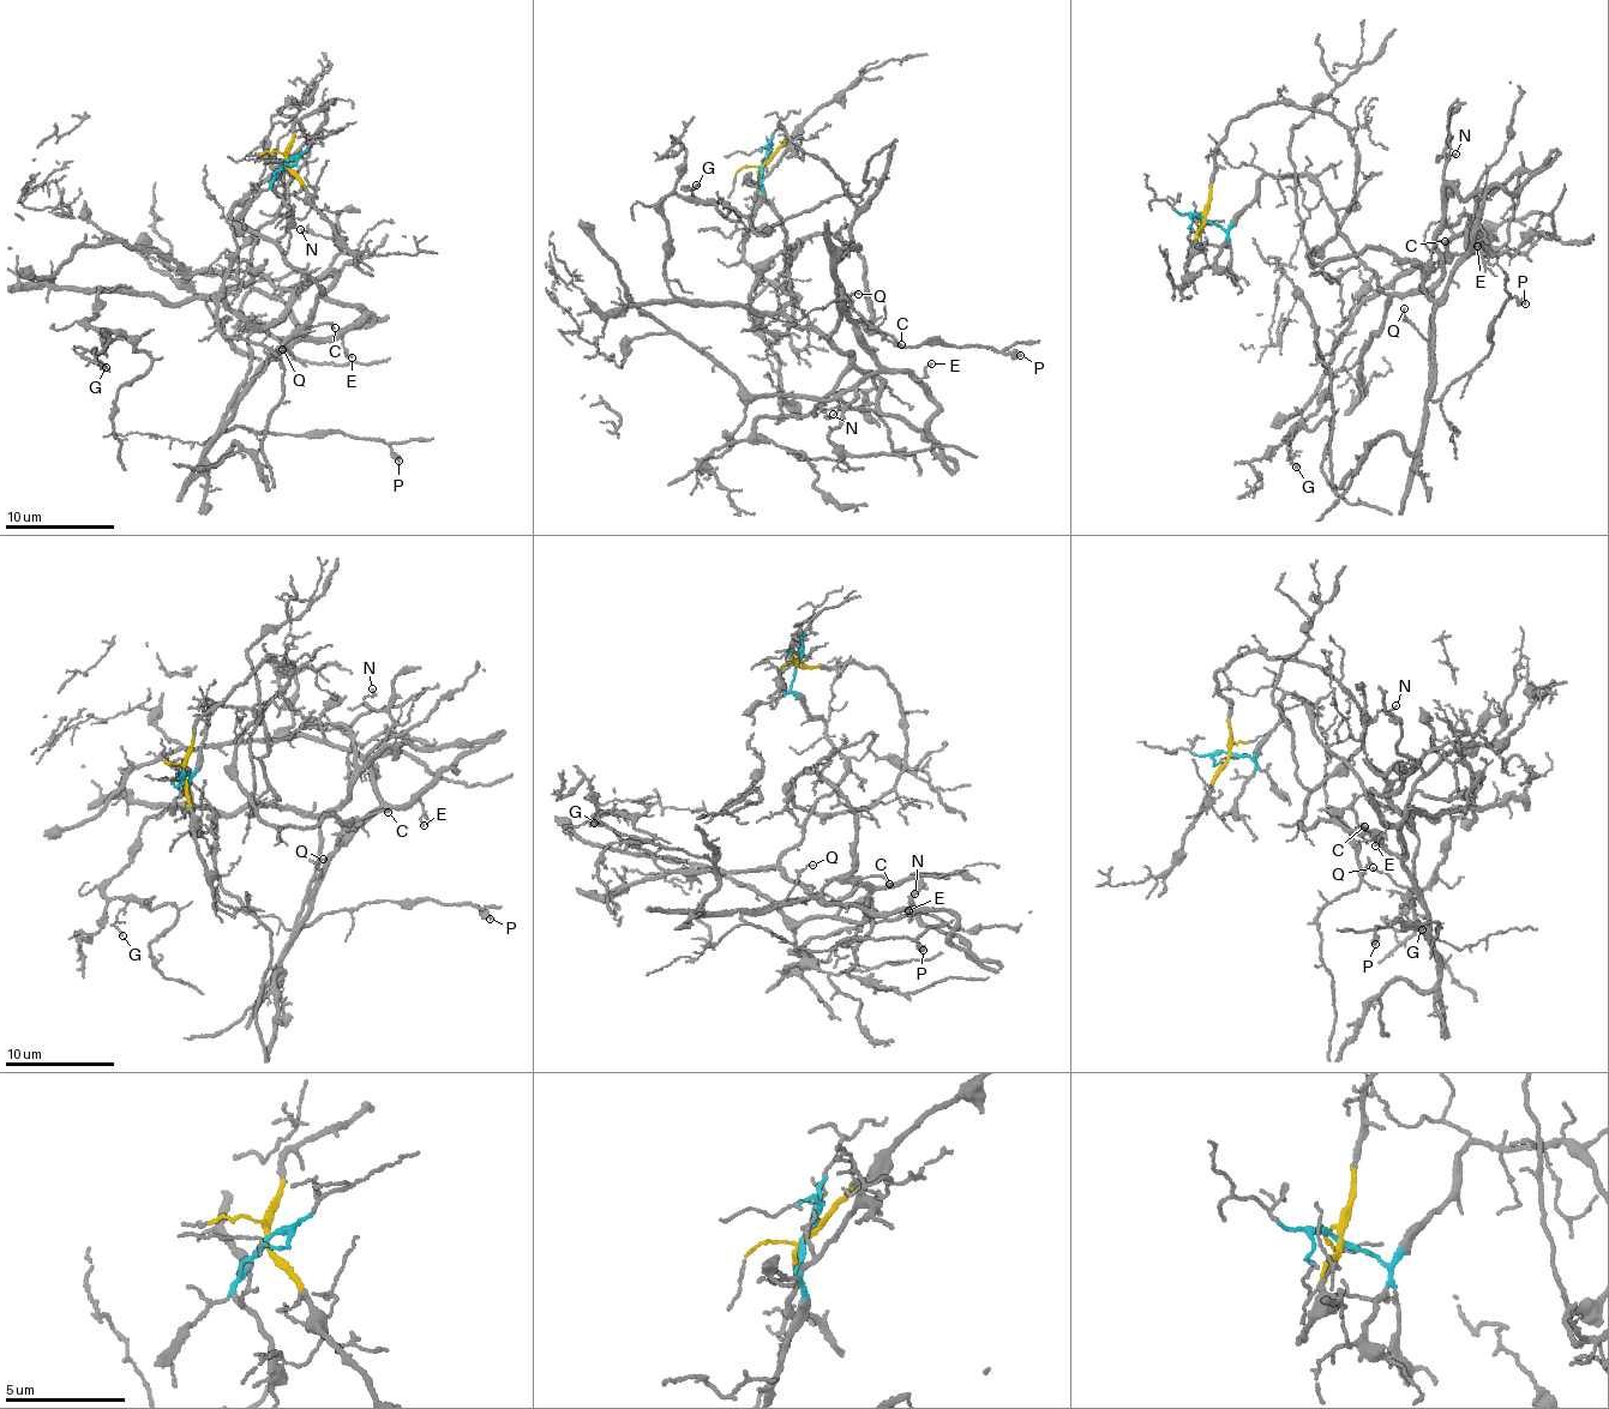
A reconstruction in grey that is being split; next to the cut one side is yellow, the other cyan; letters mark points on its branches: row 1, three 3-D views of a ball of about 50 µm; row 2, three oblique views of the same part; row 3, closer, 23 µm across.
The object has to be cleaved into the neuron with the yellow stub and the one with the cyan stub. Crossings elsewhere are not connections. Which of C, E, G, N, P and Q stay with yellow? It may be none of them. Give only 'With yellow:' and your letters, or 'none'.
With yellow: C, E, P, Q

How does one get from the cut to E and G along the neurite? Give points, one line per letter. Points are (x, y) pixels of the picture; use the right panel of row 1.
E: (1204, 220), (1219, 140), (1280, 101), (1331, 113), (1356, 154), (1313, 265), (1388, 251), (1435, 299), (1478, 246)
G: (1204, 220), (1226, 229), (1255, 184), (1298, 173), (1388, 295), (1356, 361), (1283, 439), (1296, 467)

